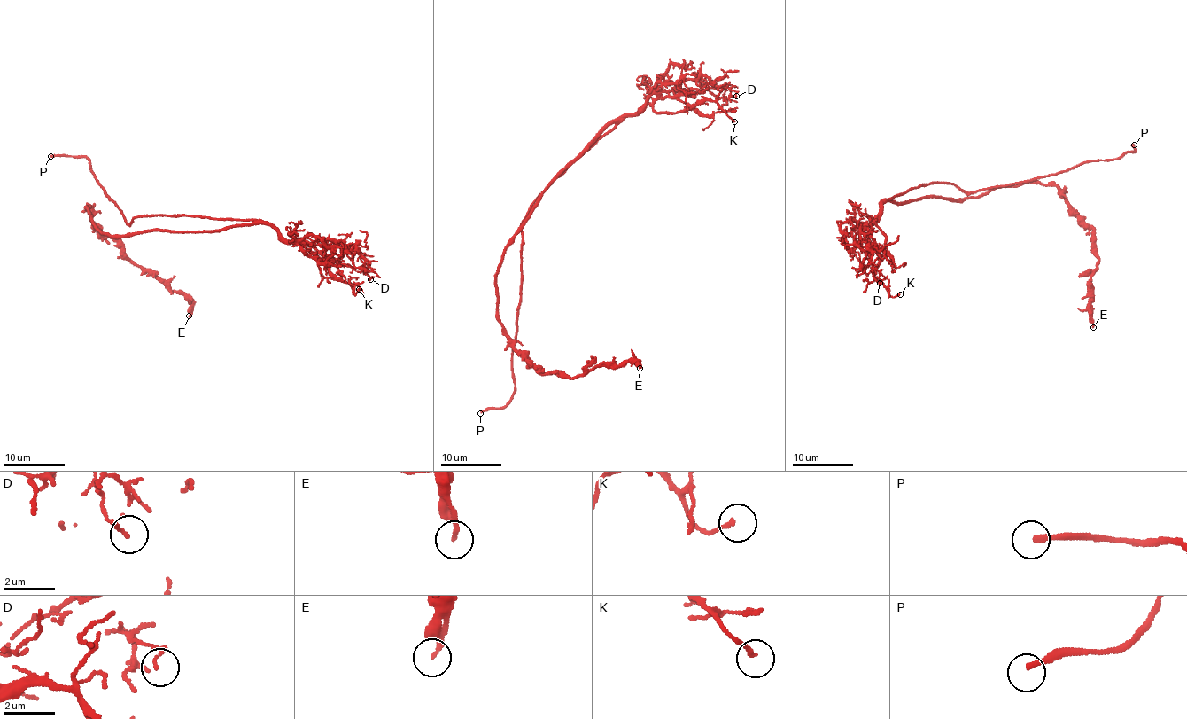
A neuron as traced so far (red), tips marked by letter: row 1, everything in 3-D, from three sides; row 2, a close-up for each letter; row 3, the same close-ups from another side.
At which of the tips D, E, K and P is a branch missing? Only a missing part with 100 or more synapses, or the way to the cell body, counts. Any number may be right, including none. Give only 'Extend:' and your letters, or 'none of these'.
Extend: P

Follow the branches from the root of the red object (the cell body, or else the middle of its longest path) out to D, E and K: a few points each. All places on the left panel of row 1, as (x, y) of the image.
D: (216, 231), (236, 225), (267, 222), (295, 243), (342, 240), (365, 260), (370, 279)
E: (216, 231), (112, 235), (84, 207), (133, 261), (187, 299), (189, 316)
K: (216, 231), (236, 225), (267, 222), (287, 240), (302, 241), (340, 280), (350, 284), (354, 293), (359, 289)

